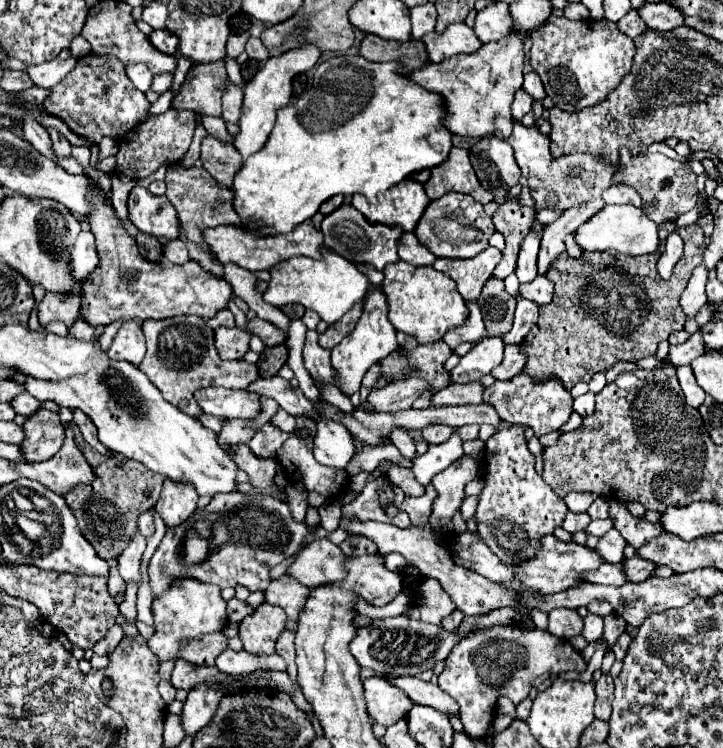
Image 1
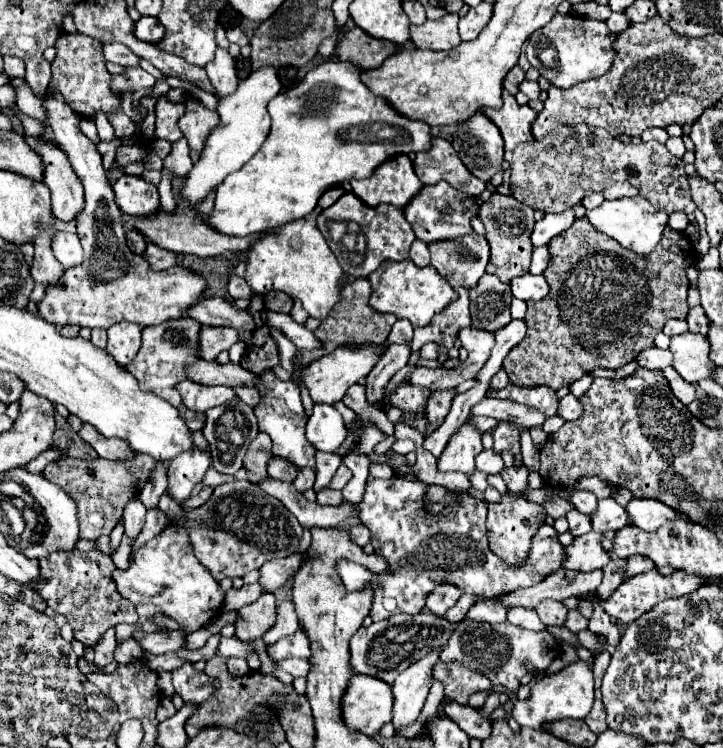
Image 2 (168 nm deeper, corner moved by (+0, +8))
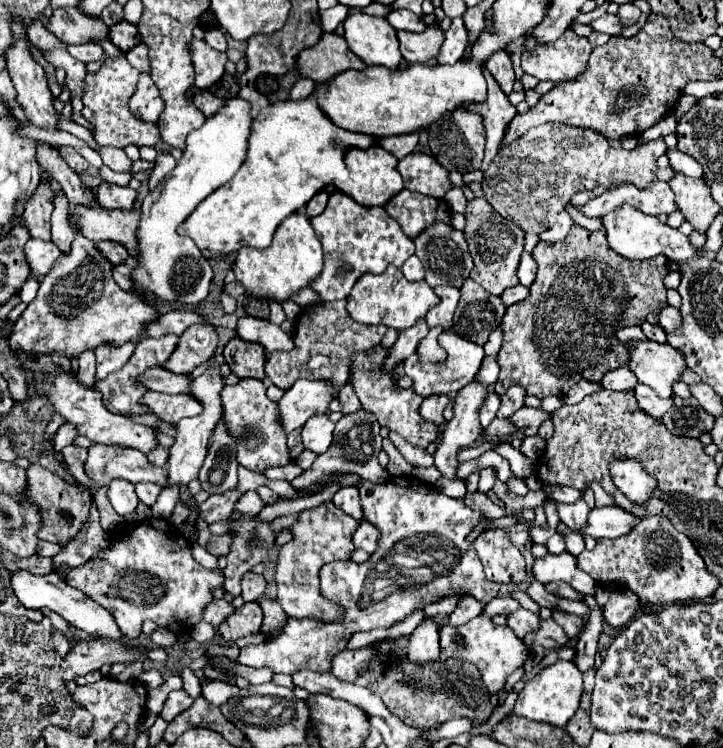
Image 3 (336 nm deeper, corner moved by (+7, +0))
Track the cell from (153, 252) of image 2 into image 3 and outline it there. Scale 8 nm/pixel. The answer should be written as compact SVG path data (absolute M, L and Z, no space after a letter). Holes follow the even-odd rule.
M129 256L119 266L113 268L113 280L119 284L119 288L129 290L131 288L131 270L137 264L137 256Z

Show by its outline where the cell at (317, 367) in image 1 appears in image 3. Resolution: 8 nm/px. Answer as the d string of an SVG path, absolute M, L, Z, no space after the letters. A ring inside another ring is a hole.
M243 316L237 320L235 328L237 336L247 342L261 344L267 352L273 350L293 350L293 340L289 334L285 334L277 324L271 324L269 320Z

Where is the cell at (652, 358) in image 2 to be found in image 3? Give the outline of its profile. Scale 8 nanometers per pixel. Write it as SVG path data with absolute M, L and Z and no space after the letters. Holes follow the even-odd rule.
M623 366L623 368L617 368L617 370L605 372L599 384L601 384L603 388L607 388L607 390L623 392L623 390L633 390L633 388L637 386L637 378L633 376L633 372L629 372L629 370Z

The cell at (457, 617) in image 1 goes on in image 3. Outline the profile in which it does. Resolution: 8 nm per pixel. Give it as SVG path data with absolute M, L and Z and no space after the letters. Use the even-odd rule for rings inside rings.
M463 596L461 598L461 604L457 604L455 612L449 616L449 624L453 626L459 626L459 624L467 624L469 620L473 620L475 616L479 616L485 608L485 602L473 598L473 596Z

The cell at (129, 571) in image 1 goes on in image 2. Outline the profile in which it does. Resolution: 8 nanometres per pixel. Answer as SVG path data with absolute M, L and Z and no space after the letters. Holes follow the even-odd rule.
M130 500L124 508L124 536L134 540L144 528L144 516L146 516L144 504L140 504L140 500Z

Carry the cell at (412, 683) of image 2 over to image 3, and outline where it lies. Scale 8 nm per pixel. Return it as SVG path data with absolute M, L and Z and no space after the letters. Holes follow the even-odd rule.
M425 618L409 636L407 656L411 662L435 662L439 658L439 624Z

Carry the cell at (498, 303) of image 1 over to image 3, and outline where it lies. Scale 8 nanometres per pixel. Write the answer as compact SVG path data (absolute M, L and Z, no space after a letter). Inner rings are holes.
M471 278L461 286L461 300L453 316L453 332L465 340L479 346L485 344L489 334L499 326L505 314L505 304L501 298L491 296Z

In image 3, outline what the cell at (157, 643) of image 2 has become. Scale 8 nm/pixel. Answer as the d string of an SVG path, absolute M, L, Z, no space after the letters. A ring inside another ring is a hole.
M71 629L75 641L79 642L71 646L61 662L65 682L71 682L77 676L85 676L93 670L99 670L103 664L147 660L147 652L141 648L137 648L137 652L125 652L125 648L113 648L113 644L105 644L105 640L88 640L83 631Z

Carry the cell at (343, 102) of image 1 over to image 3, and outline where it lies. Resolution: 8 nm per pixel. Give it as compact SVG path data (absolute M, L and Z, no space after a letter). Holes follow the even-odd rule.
M319 86L307 100L299 102L277 102L267 108L263 108L255 118L251 126L251 136L249 136L249 148L245 154L245 160L237 174L221 188L211 192L189 216L187 220L179 226L181 236L189 236L195 240L197 248L203 252L205 258L223 258L233 252L237 252L243 246L253 246L253 248L265 248L271 244L271 238L277 230L277 226L303 208L317 192L321 192L327 184L335 180L347 180L349 172L343 162L343 152L345 148L357 146L357 148L369 148L377 144L377 138L373 136L361 136L355 132L345 132L343 128L337 128L317 106L315 94L323 92L325 86Z

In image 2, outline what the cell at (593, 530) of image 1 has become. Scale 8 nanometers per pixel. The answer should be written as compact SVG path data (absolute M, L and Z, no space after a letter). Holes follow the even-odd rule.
M572 510L566 518L570 524L570 534L574 534L574 536L580 536L580 534L586 534L592 530L592 518L578 510Z

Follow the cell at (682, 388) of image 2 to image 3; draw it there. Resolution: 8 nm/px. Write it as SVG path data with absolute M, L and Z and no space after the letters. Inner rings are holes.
M637 384L637 386L633 388L633 392L635 392L635 398L637 398L639 408L641 408L645 414L653 416L653 418L661 418L661 416L673 406L673 404L671 404L671 398L661 400L659 396L655 396L655 392L653 392L651 388L645 388L643 384Z

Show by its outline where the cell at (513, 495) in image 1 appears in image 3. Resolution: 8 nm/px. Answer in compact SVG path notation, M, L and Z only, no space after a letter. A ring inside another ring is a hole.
M489 530L477 536L475 540L475 550L483 562L485 568L485 576L497 584L519 584L525 580L527 572L525 572L525 560L519 552L519 548L515 548L513 544L509 544L509 540L505 540L505 530Z

